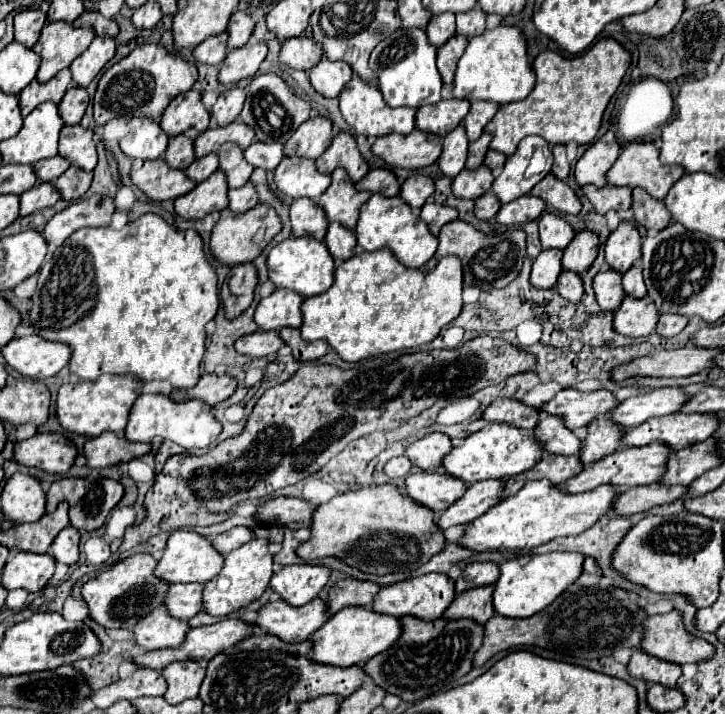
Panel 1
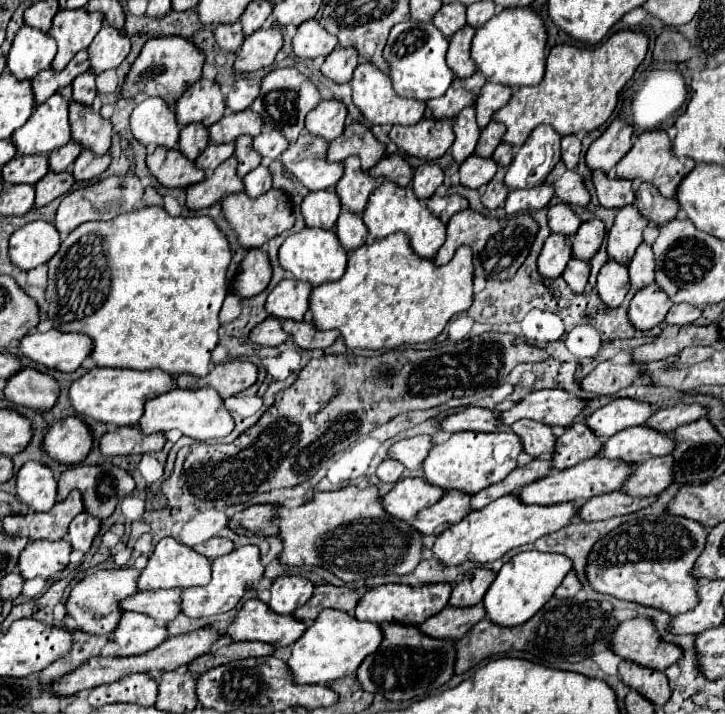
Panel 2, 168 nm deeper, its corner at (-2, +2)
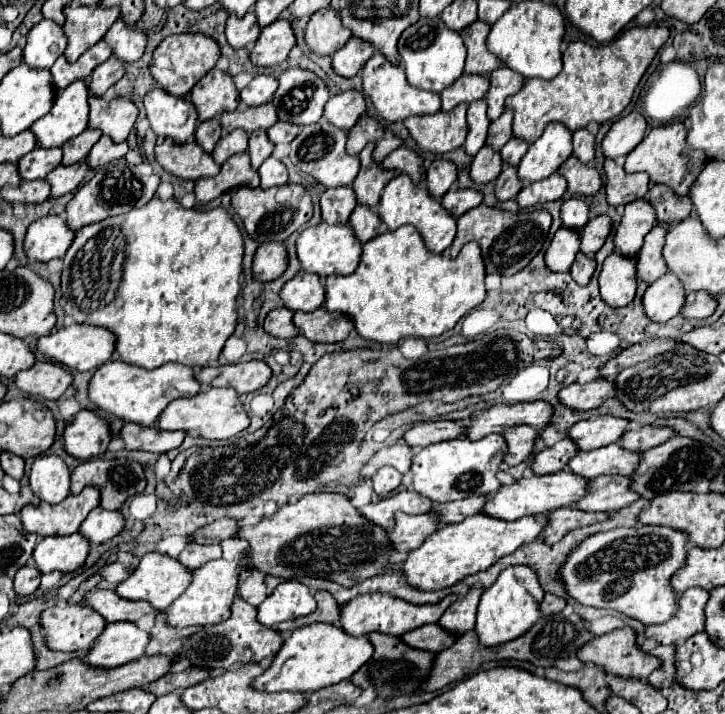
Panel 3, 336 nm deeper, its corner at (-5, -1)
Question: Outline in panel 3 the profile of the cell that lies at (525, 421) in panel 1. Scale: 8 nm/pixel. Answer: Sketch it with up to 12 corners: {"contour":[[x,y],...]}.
{"contour":[[422,422],[402,440],[410,448],[464,436],[464,422]]}

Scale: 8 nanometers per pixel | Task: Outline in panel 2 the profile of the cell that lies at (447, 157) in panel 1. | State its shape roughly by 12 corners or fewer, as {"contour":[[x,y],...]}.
{"contour":[[475,109],[453,119],[451,157],[461,163],[473,153],[479,133]]}

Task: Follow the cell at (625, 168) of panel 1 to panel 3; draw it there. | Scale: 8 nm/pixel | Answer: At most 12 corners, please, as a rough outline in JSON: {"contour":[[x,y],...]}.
{"contour":[[682,122],[652,128],[626,156],[646,172],[686,196],[708,164],[686,144]]}

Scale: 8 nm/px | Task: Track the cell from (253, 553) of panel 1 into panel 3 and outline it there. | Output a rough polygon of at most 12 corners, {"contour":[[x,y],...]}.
{"contour":[[224,558],[192,572],[168,608],[174,628],[230,618],[238,564]]}

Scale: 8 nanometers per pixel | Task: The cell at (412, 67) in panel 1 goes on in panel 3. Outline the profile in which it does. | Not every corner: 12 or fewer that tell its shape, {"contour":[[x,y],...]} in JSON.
{"contour":[[422,18],[398,40],[408,82],[442,92],[464,74],[460,32]]}

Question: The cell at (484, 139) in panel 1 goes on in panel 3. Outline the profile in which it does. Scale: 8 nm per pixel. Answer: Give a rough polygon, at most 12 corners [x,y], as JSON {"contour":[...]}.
{"contour":[[512,110],[490,124],[488,146],[500,150],[512,136]]}

